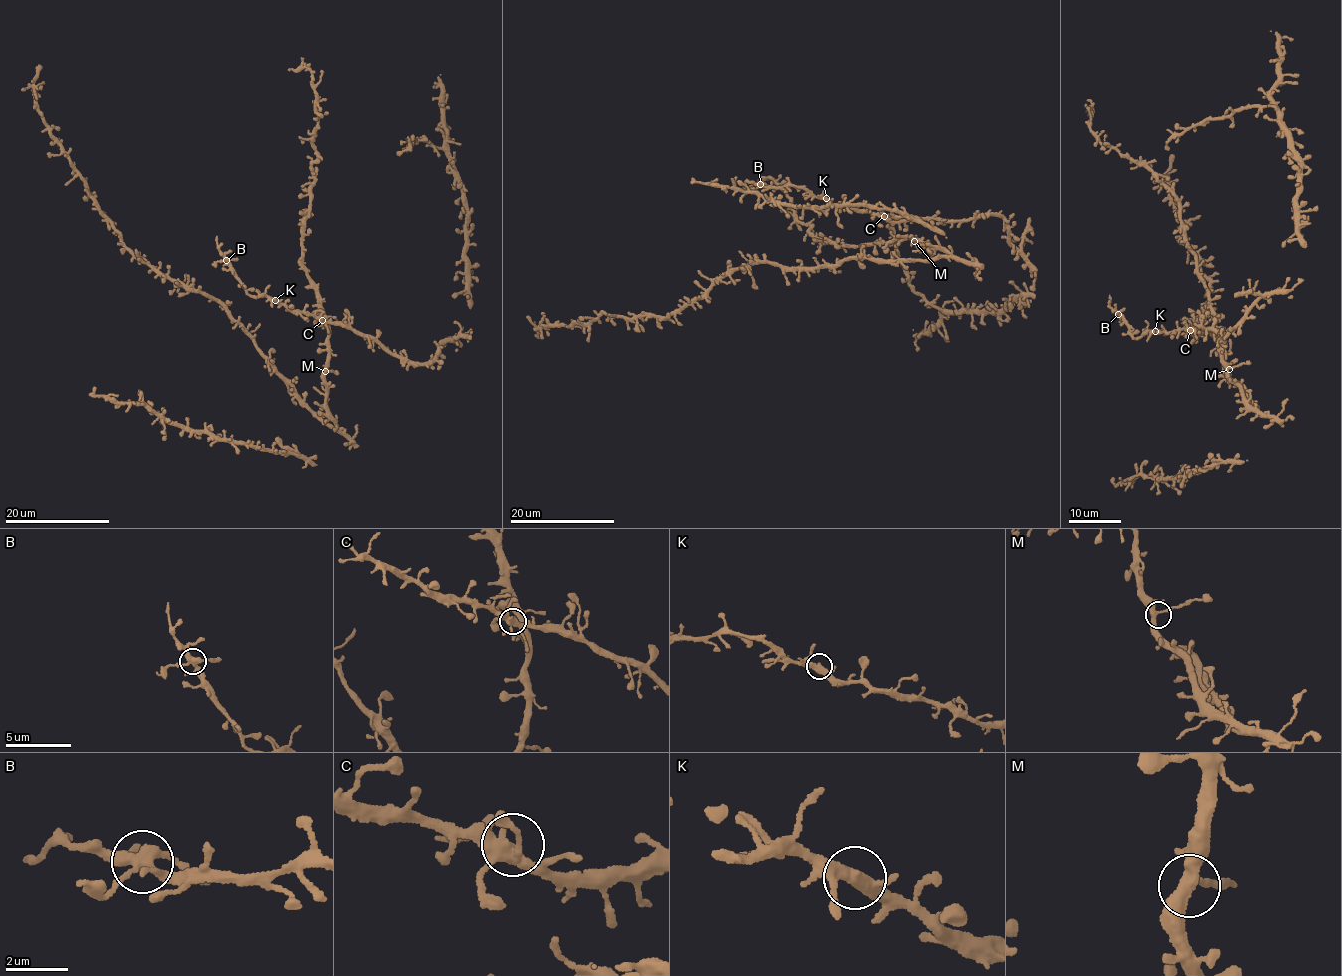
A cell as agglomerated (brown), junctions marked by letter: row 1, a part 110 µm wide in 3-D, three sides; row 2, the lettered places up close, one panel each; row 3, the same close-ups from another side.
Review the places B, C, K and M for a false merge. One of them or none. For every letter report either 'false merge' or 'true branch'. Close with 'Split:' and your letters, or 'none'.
B: true branch
C: true branch
K: true branch
M: true branch
Split: none

